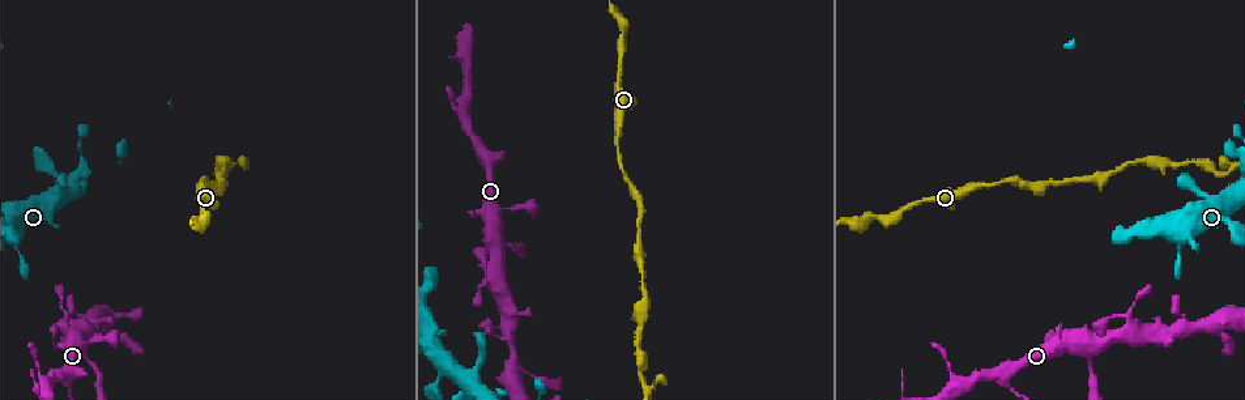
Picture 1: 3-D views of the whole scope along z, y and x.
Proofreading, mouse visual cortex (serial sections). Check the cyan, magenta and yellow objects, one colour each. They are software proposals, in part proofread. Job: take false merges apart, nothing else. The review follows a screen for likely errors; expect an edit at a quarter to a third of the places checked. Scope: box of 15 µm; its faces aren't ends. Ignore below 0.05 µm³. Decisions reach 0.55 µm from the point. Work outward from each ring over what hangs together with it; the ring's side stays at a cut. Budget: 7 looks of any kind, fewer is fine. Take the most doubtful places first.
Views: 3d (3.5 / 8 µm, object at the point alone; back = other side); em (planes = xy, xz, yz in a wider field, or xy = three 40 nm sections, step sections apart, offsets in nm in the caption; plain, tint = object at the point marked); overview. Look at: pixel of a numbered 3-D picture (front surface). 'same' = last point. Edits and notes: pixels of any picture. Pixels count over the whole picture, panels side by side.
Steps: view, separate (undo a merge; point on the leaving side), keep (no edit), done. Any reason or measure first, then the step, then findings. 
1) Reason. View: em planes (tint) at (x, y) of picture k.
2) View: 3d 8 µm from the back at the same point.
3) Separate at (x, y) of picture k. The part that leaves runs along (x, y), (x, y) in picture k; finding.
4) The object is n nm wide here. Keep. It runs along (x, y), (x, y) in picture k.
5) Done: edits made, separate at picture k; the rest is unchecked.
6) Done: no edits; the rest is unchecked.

View: 3d 3.5 µm from the back at (17, 216) of picture 1.

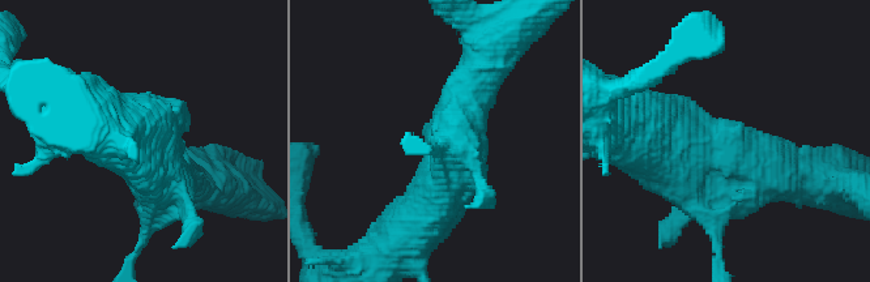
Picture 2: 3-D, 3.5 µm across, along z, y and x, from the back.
Shape alone is not enough. View: em xy step 2 (tint) at (727, 143) of picture 2.

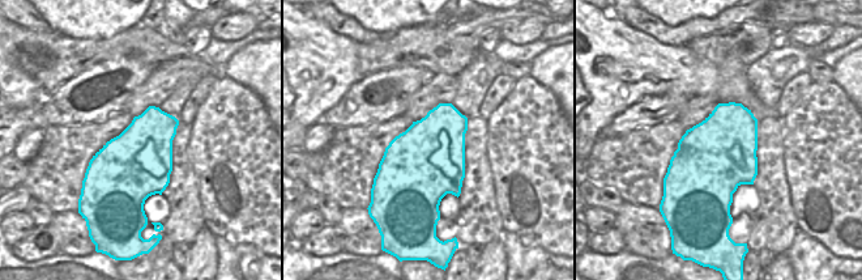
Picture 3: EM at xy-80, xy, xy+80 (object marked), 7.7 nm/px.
View: em xy step 3 (tint) at the same point.

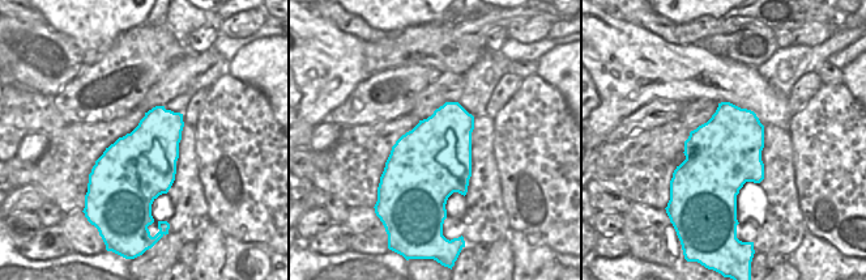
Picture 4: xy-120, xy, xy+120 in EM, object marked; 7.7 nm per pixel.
The object is 600 nm wide here. Keep. It runs along (656, 148), (683, 163), (740, 123) in picture 2; all the same cell.

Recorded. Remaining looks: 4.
Calibre changes. View: 3d 3.5 µm at (638, 337) of picture 1.

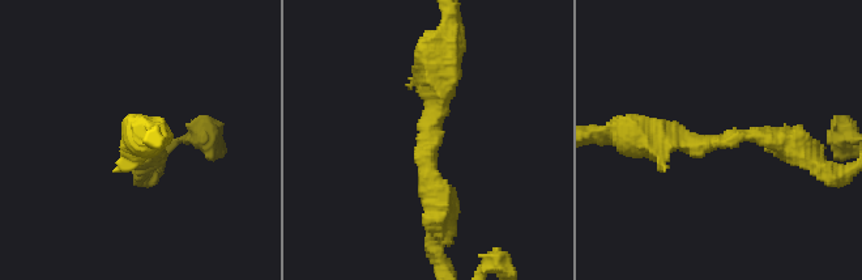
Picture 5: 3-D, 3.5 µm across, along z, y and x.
The arms are 300, 300 nm wide; shape alone is not enough. View: em xy step 5 (tint) at (723, 135) of picture 5.

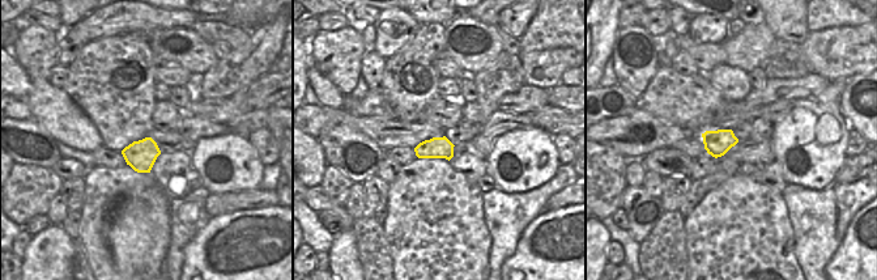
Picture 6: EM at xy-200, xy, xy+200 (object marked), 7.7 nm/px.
View: em xy step 2 (tint) at the same point.

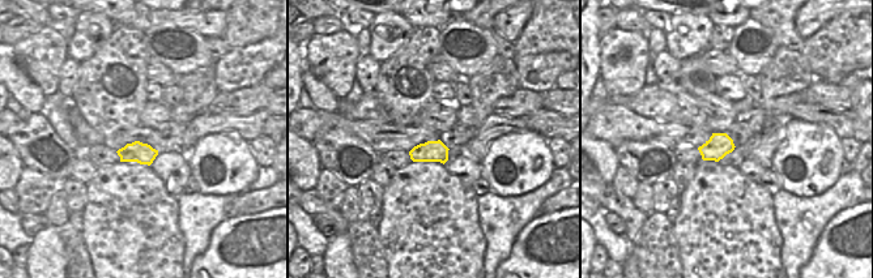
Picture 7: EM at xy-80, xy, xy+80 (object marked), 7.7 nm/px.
The object is 160 nm wide here. Keep. It runs along (638, 138), (775, 138), (805, 153) in picture 5; one cell here.

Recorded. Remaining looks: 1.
Done: no edits; the rest is unchecked.

